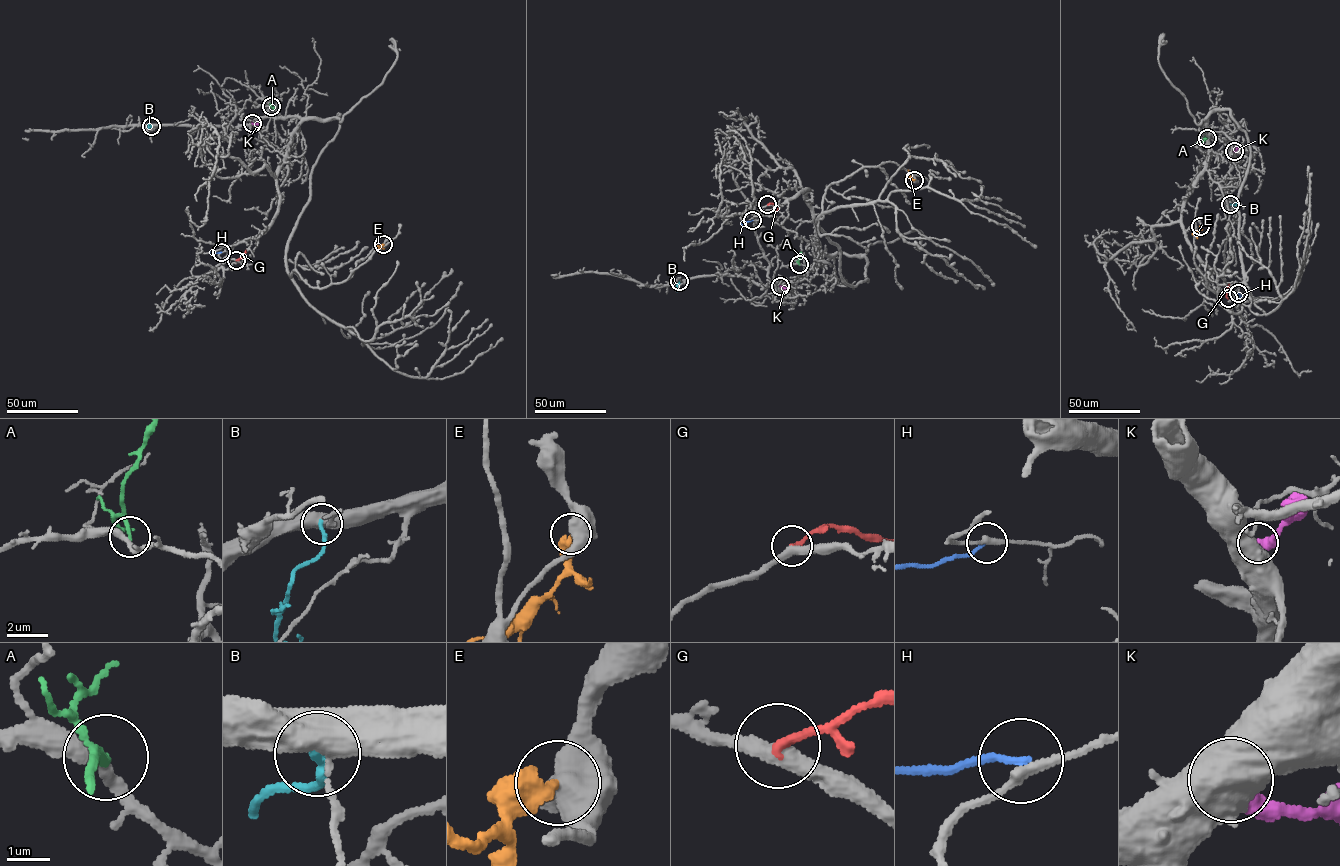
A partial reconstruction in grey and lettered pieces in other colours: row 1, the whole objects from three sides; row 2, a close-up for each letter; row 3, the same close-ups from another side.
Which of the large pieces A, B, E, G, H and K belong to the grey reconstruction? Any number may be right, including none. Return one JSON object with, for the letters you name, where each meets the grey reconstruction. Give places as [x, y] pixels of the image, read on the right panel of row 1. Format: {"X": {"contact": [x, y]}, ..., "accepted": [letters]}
{"G": {"contact": [1228, 298]}, "accepted": ["G"]}

